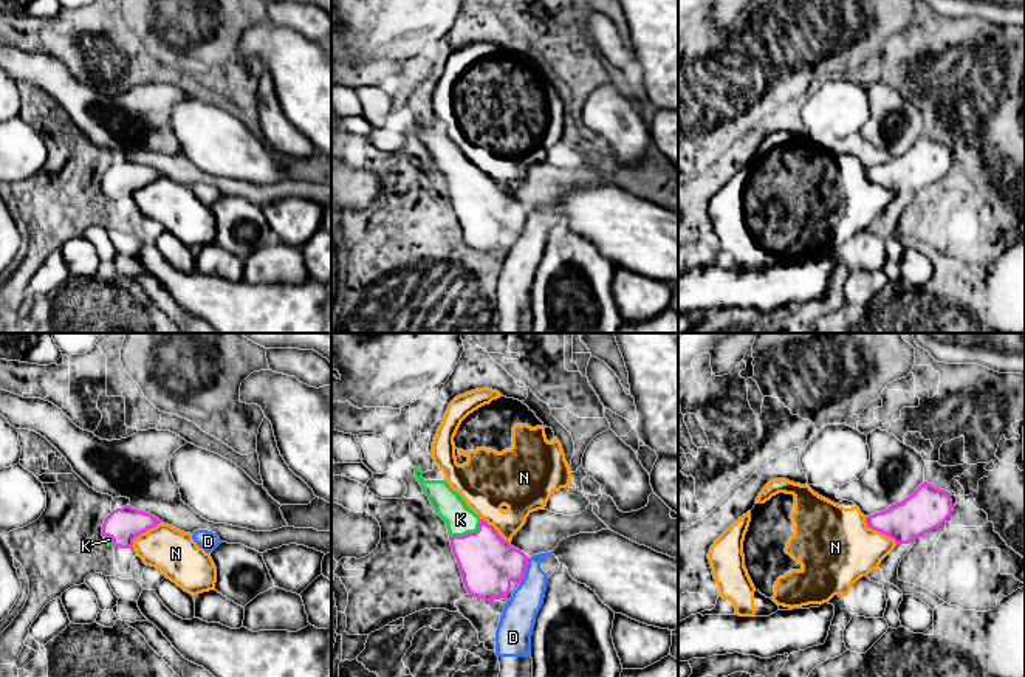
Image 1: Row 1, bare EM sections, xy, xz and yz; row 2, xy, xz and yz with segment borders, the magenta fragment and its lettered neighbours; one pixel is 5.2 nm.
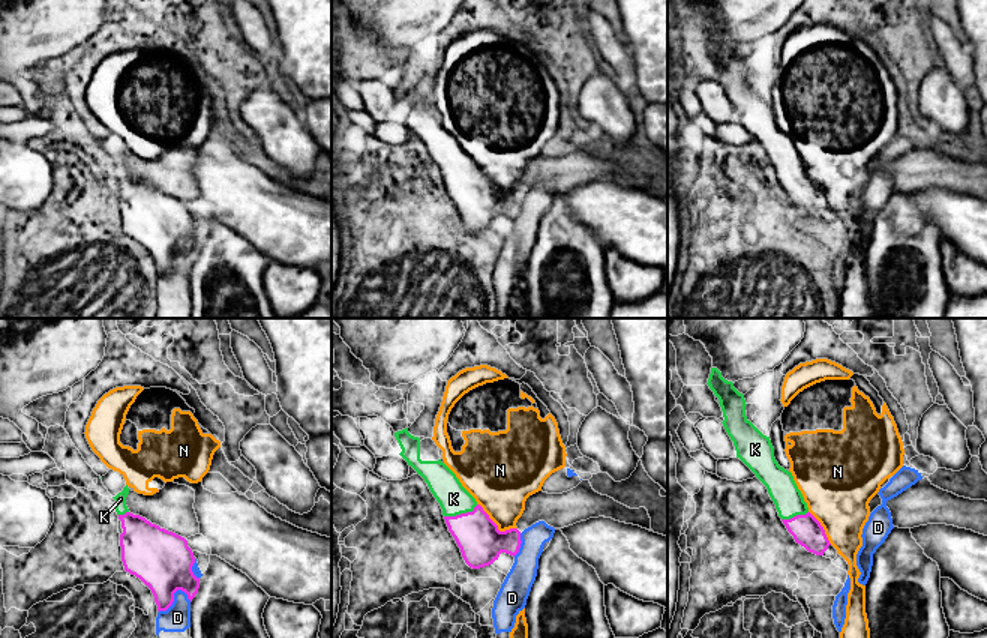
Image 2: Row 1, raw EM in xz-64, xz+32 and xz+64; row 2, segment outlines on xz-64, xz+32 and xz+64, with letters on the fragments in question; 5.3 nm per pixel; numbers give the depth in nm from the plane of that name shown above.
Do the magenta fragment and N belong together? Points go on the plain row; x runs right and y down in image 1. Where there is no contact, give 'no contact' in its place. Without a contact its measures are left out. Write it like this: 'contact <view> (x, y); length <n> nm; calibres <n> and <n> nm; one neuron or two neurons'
contact yz (878, 183); length 220 nm; calibres 220 and 400 nm; two neurons

